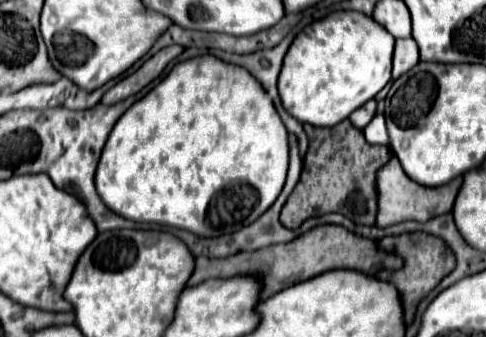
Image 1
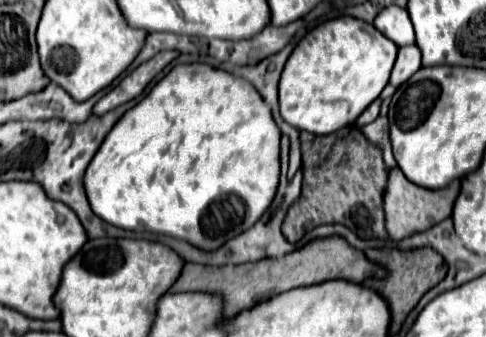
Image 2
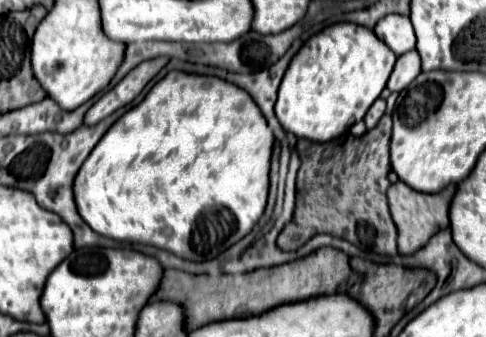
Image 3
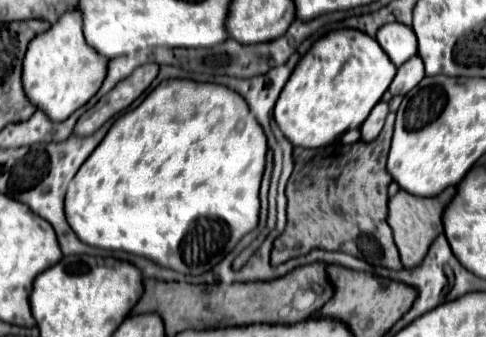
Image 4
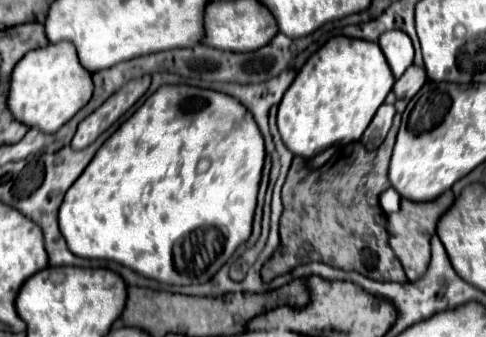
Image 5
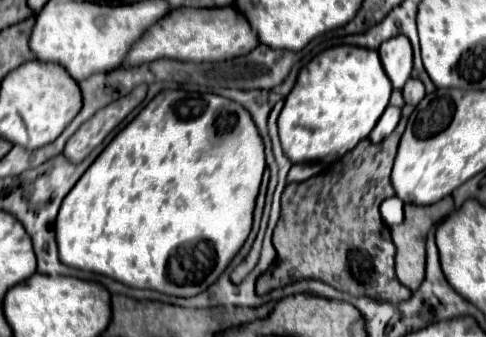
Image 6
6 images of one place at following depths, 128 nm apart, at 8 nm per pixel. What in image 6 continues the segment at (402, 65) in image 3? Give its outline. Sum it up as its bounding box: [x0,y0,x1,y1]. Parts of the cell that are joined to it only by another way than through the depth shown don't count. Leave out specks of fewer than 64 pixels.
[402,78,426,106]

